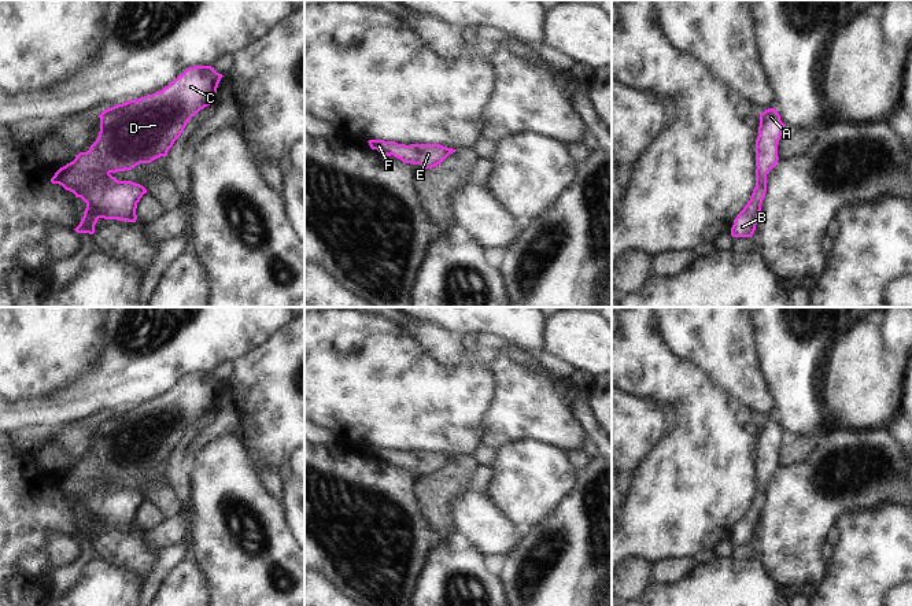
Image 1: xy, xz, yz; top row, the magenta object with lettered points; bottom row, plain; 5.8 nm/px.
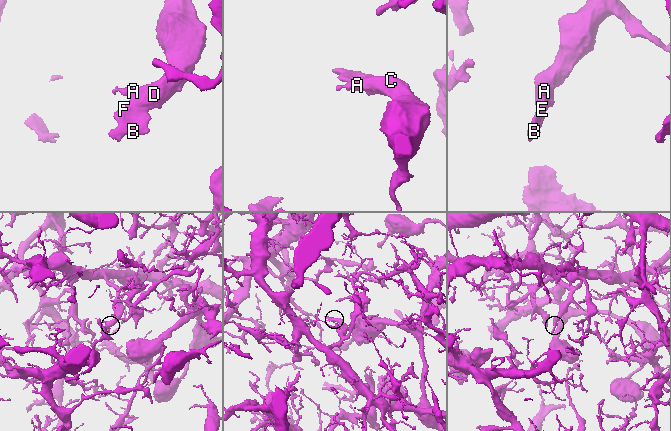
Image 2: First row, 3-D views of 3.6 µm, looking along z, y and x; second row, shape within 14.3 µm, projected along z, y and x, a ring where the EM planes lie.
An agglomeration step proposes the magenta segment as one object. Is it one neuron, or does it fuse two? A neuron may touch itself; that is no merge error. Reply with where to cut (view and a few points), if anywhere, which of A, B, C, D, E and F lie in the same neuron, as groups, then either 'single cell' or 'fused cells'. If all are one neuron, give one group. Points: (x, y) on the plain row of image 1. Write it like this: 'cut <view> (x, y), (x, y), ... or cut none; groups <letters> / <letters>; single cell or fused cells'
cut none; groups A B C D E F; single cell

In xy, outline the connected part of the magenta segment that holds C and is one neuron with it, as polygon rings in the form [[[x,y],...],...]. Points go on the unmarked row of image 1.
[[[211,373],[188,374],[162,398],[115,411],[99,422],[100,439],[96,448],[86,459],[75,462],[73,469],[60,474],[51,485],[52,491],[62,492],[86,510],[84,524],[74,536],[77,540],[93,542],[99,525],[136,529],[137,510],[147,496],[132,488],[118,488],[111,481],[167,463],[188,428],[211,411],[222,384]]]

